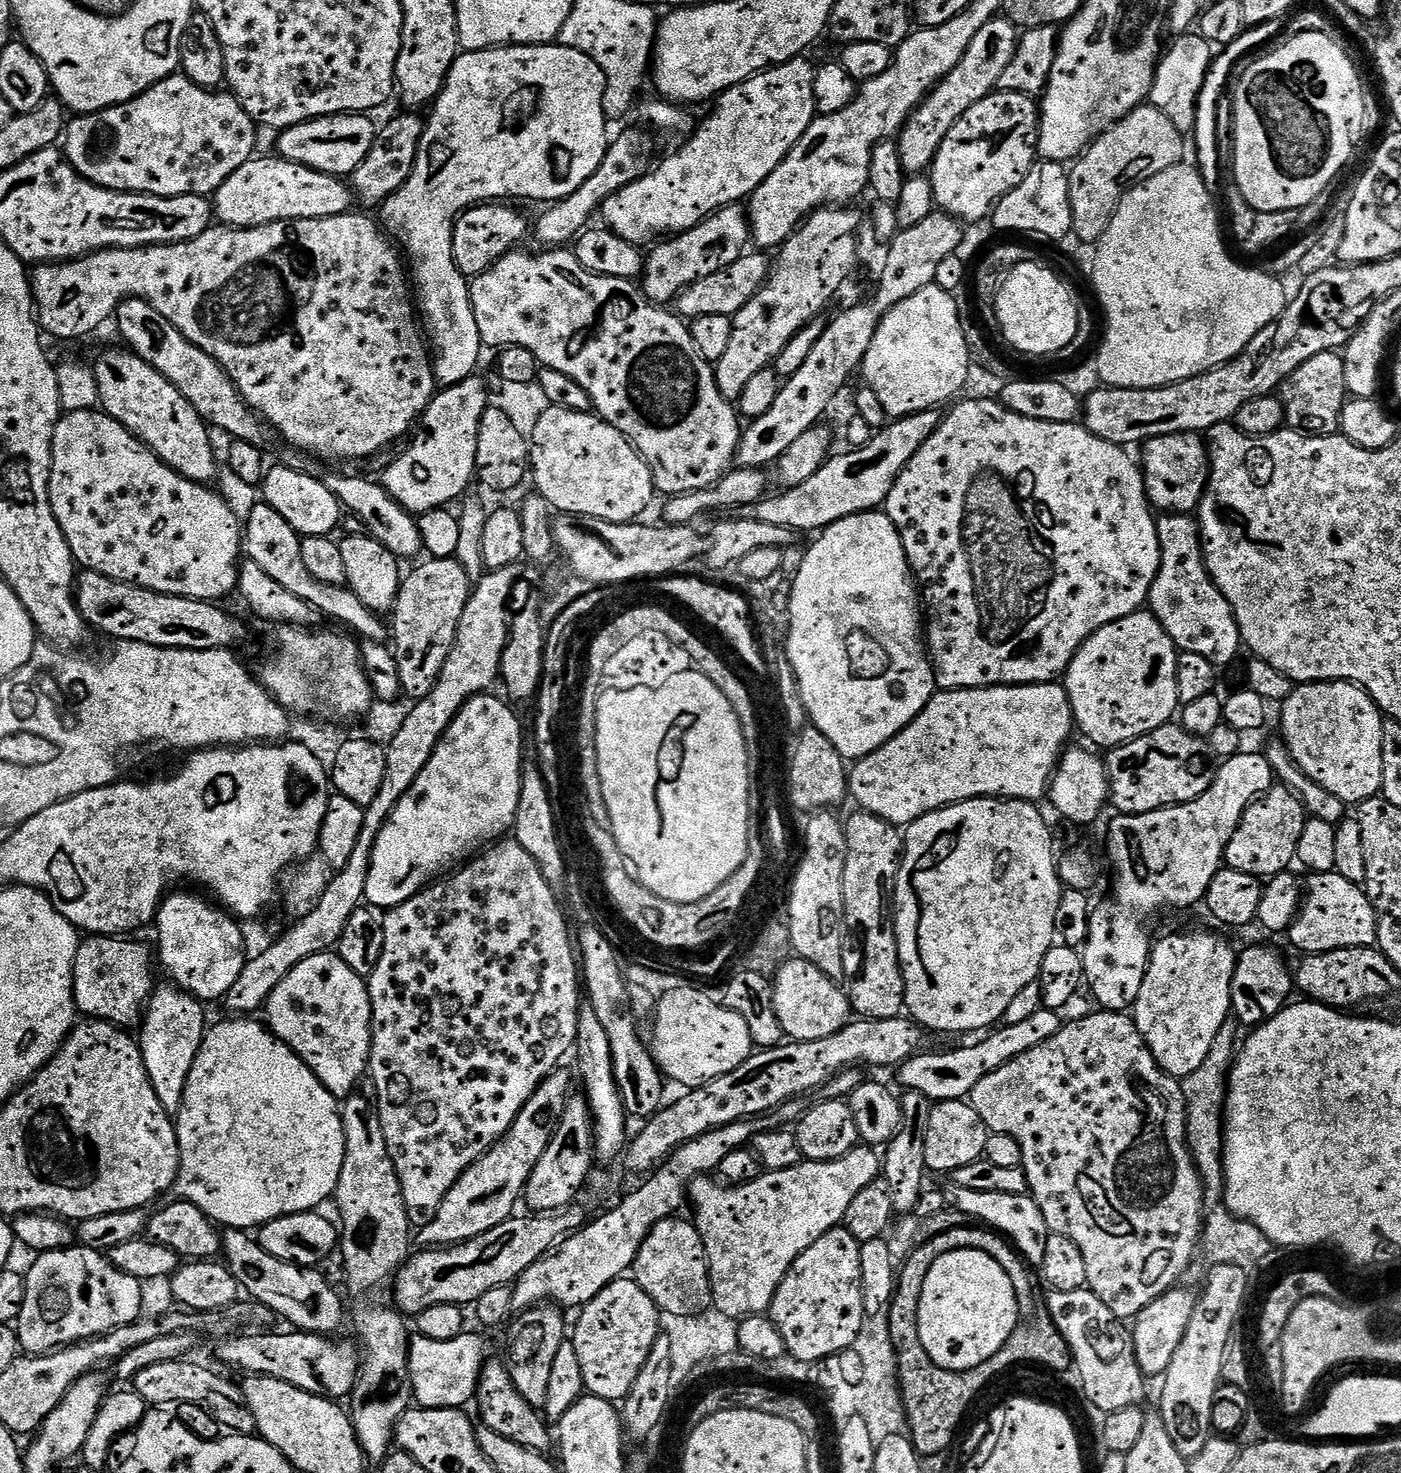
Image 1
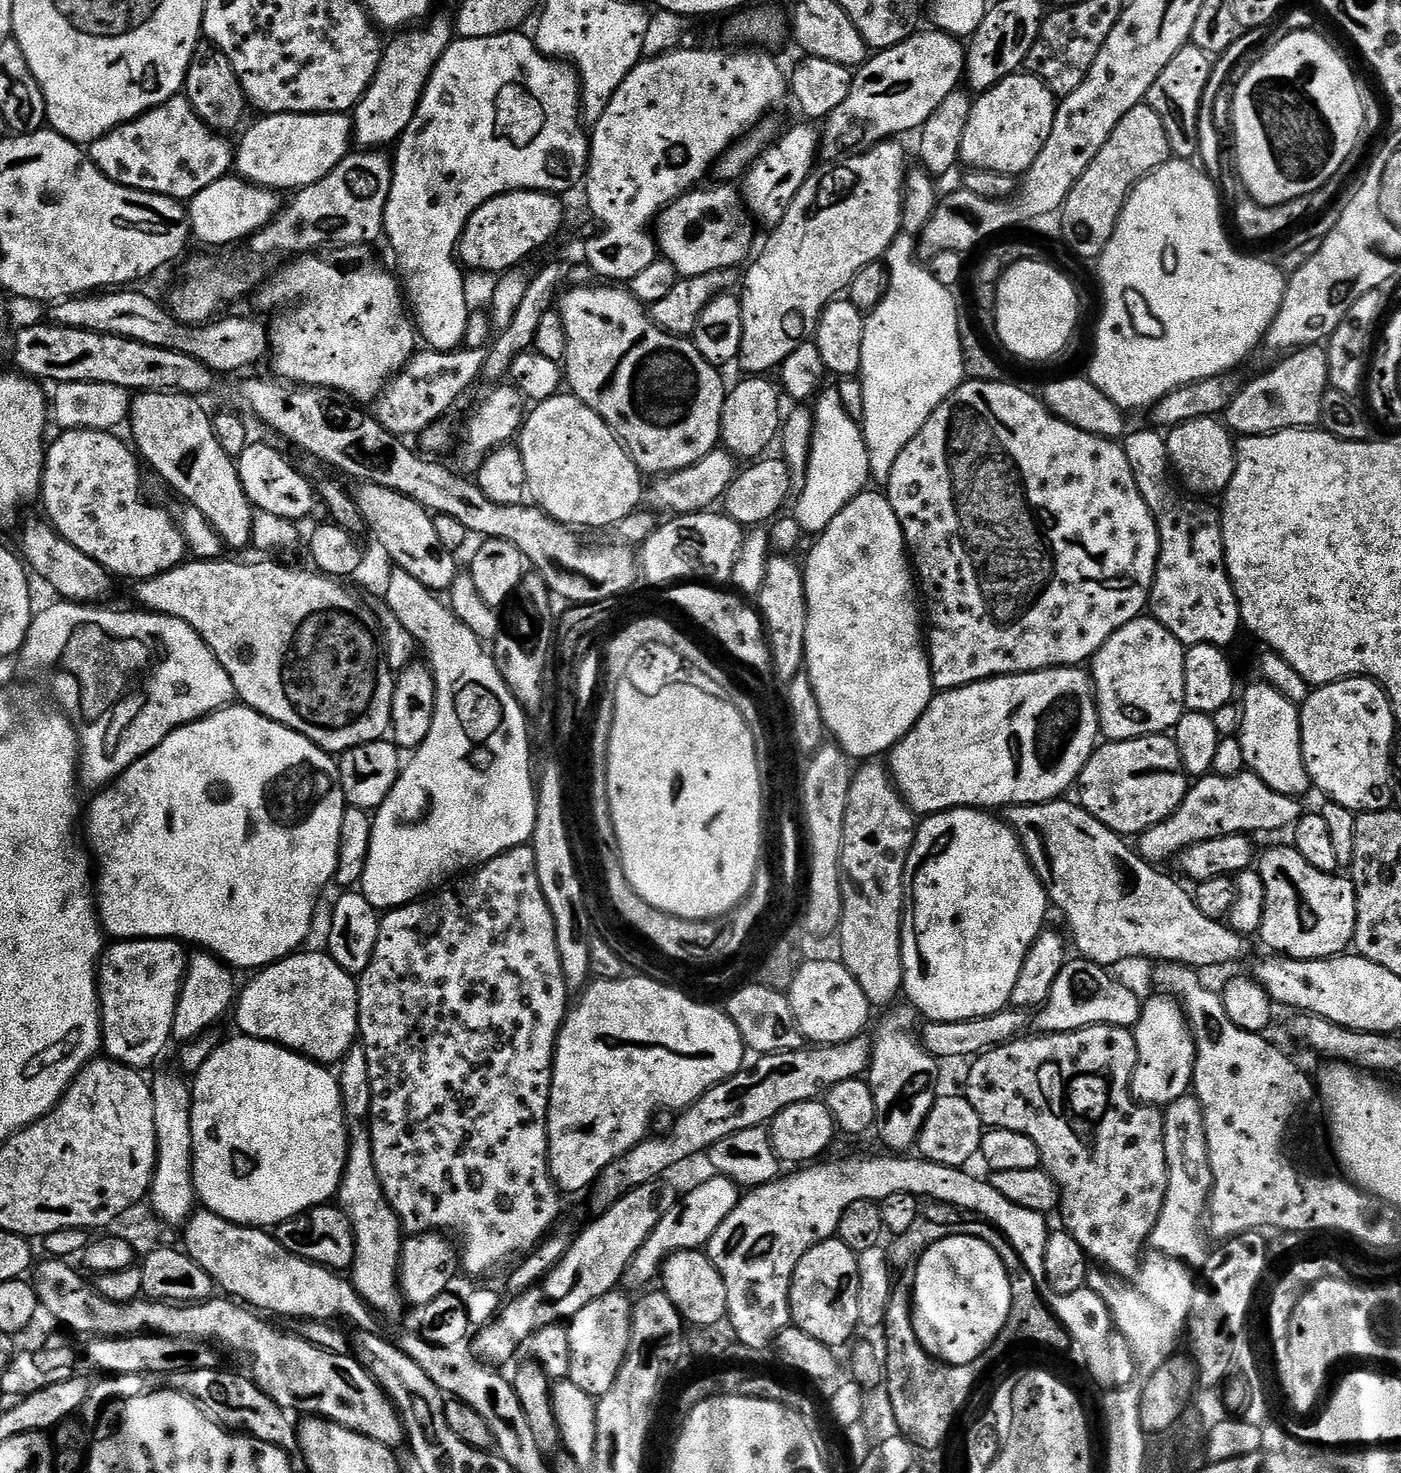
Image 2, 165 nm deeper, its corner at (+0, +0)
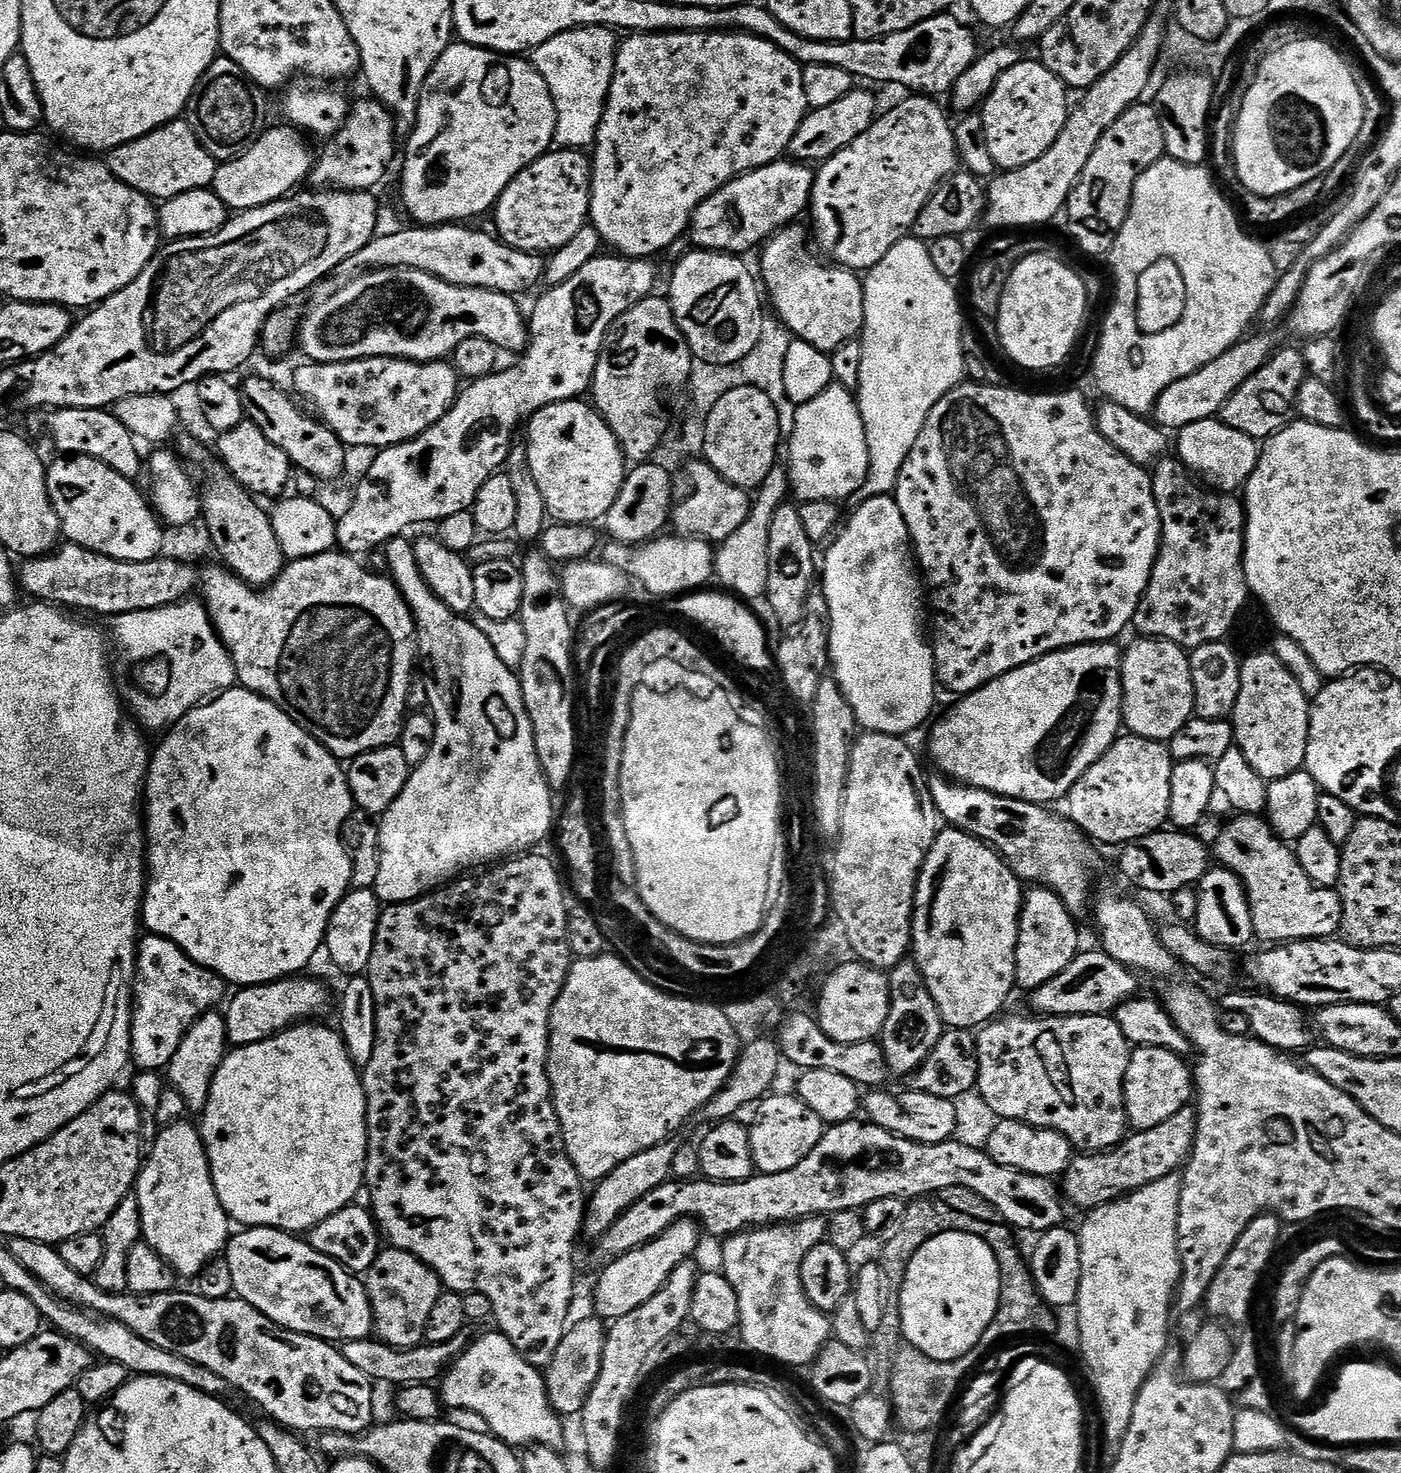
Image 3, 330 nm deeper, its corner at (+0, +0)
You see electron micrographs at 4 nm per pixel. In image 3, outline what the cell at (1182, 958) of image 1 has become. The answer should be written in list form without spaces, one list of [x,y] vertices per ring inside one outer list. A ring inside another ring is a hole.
[[[1132,1048],[1132,1057],[1124,1079],[1124,1108],[1133,1129],[1150,1130],[1166,1118],[1174,1118],[1178,1110],[1189,1107],[1194,1096],[1194,1072],[1189,1061],[1165,1048]]]

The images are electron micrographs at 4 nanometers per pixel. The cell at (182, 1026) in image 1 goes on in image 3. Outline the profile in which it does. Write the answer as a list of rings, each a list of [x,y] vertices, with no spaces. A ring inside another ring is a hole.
[[[181,1122],[169,1128],[161,1128],[155,1133],[157,1136],[152,1144],[152,1153],[149,1156],[147,1153],[134,1189],[142,1214],[143,1243],[149,1244],[180,1278],[198,1275],[219,1252],[221,1255],[227,1249],[230,1239],[230,1217],[222,1202],[218,1202],[204,1140],[200,1136],[199,1127],[195,1123],[188,1123]]]

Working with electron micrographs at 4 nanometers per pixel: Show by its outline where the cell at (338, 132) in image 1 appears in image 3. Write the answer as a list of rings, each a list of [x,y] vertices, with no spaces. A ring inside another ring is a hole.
[[[291,126],[283,127],[269,127],[258,138],[258,142],[250,146],[250,150],[217,167],[211,189],[233,213],[249,212],[251,208],[282,200],[285,196],[295,193],[303,185],[300,184],[303,180],[305,183],[311,177],[314,152],[312,156],[312,148],[307,144],[309,141],[305,133]]]

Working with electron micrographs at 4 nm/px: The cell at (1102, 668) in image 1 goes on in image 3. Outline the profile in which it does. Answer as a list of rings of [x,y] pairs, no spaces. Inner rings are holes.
[[[1136,638],[1129,648],[1125,647],[1122,652],[1120,661],[1120,681],[1124,687],[1124,703],[1122,705],[1122,724],[1131,735],[1141,736],[1147,740],[1158,740],[1161,742],[1171,741],[1174,734],[1178,734],[1178,730],[1182,730],[1182,726],[1186,726],[1186,722],[1193,719],[1196,703],[1194,702],[1194,682],[1190,674],[1190,662],[1188,661],[1189,653],[1185,649],[1180,648],[1174,642],[1169,640],[1154,640],[1151,638]]]

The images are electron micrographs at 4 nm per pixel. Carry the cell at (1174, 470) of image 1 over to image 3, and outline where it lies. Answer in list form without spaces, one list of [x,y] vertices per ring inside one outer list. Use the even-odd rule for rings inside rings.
[[[1218,418],[1194,422],[1179,429],[1174,440],[1175,455],[1189,472],[1195,474],[1209,489],[1236,494],[1248,483],[1250,474],[1258,466],[1261,445],[1254,438],[1226,426]]]

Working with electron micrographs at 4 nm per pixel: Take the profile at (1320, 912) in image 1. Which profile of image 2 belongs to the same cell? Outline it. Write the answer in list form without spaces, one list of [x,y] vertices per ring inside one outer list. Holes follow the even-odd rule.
[[[1294,846],[1288,848],[1268,848],[1264,852],[1264,857],[1259,857],[1258,871],[1262,882],[1264,883],[1264,913],[1262,914],[1262,926],[1258,933],[1258,939],[1268,947],[1273,953],[1282,956],[1292,956],[1296,960],[1317,960],[1318,958],[1326,958],[1327,956],[1339,956],[1349,951],[1352,939],[1356,933],[1356,888],[1352,885],[1351,879],[1340,877],[1340,874],[1331,872],[1323,872],[1314,866],[1310,866],[1310,862],[1306,862],[1306,858],[1302,858],[1302,854]]]

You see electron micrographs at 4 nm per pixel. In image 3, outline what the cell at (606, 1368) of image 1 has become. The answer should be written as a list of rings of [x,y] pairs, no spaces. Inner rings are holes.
[[[599,1318],[580,1320],[571,1325],[564,1333],[562,1342],[552,1360],[546,1365],[546,1383],[548,1386],[548,1401],[557,1416],[561,1418],[576,1418],[581,1415],[586,1406],[590,1392],[598,1382],[602,1370],[603,1354],[606,1350],[608,1333],[605,1321]]]

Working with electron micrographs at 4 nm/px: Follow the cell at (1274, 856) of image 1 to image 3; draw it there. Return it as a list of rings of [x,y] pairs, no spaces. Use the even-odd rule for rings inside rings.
[[[1161,830],[1151,832],[1123,845],[1120,852],[1120,870],[1125,878],[1144,892],[1173,894],[1183,888],[1199,885],[1201,878],[1210,871],[1213,853],[1188,830]]]

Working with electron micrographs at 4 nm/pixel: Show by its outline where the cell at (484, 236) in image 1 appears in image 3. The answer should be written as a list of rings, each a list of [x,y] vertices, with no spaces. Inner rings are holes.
[[[549,150],[521,170],[496,201],[495,235],[519,251],[551,254],[566,246],[589,223],[591,201],[589,157],[580,150]]]

